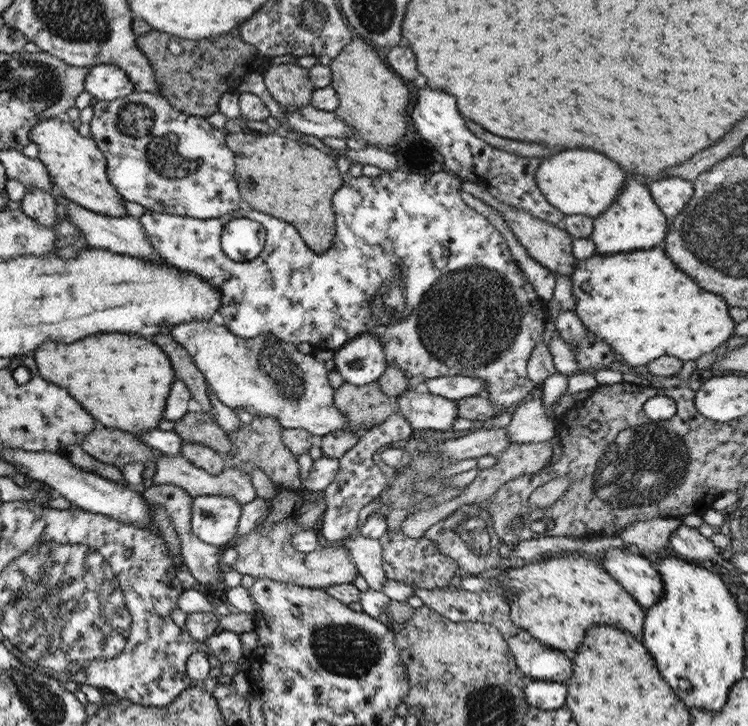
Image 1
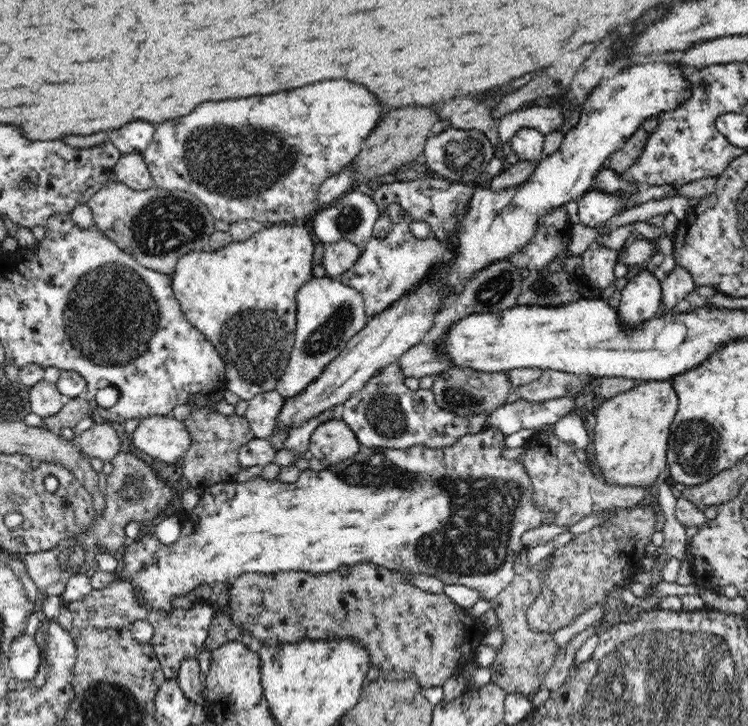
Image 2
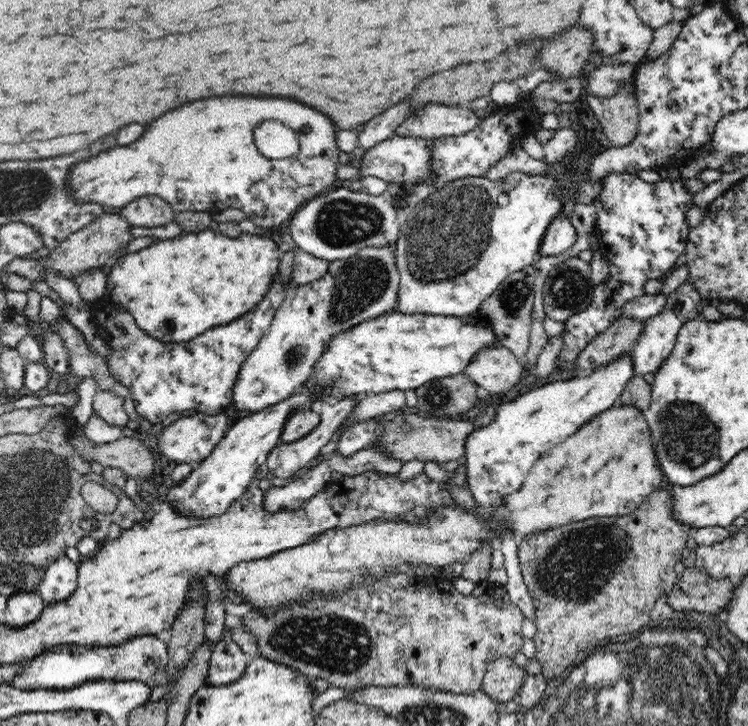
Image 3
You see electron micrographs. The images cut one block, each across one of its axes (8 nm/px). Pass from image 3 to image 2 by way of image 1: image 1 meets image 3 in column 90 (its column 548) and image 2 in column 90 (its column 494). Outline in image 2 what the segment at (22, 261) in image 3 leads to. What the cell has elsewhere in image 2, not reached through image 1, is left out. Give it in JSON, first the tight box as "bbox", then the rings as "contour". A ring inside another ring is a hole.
{"bbox":[87,180,215,275],"contour":[[[111,180],[93,195],[87,206],[98,230],[124,252],[134,255],[142,266],[162,274],[171,275],[180,256],[194,250],[207,250],[209,238],[215,231],[214,216],[196,196],[187,192],[155,187],[137,191]]]}

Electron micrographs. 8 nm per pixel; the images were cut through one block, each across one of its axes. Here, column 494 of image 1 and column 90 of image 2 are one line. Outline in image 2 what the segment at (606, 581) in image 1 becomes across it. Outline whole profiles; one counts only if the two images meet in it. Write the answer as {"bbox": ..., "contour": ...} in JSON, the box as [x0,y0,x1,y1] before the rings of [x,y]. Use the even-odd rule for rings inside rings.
{"bbox":[90,429,542,614],"contour":[[[488,429],[476,434],[464,434],[460,436],[452,446],[444,448],[428,448],[422,445],[411,446],[407,449],[373,449],[368,447],[360,448],[356,454],[342,462],[329,466],[321,471],[312,469],[304,470],[300,473],[300,478],[296,482],[282,482],[278,477],[274,479],[265,479],[256,475],[247,481],[220,482],[204,488],[198,504],[193,510],[183,514],[183,526],[180,528],[178,541],[166,545],[158,541],[155,532],[146,533],[138,540],[132,539],[126,543],[126,546],[118,554],[120,565],[114,570],[113,574],[98,571],[90,577],[93,590],[104,590],[108,588],[111,582],[123,580],[129,582],[135,589],[134,597],[136,603],[141,606],[154,610],[159,614],[170,614],[174,607],[172,600],[178,597],[184,597],[189,593],[195,593],[199,587],[215,587],[218,584],[230,585],[234,580],[240,578],[242,574],[260,573],[260,574],[278,574],[280,572],[308,572],[330,573],[337,571],[342,565],[350,567],[370,563],[377,566],[384,566],[389,570],[404,571],[408,573],[419,573],[427,576],[436,576],[444,585],[462,585],[468,588],[475,588],[480,591],[480,596],[484,600],[491,600],[498,596],[502,590],[505,590],[515,578],[514,562],[518,554],[524,547],[521,544],[520,536],[542,524],[540,509],[532,503],[532,483],[530,477],[526,475],[522,463],[516,459],[507,460],[502,457],[502,448],[504,448],[505,434],[498,429]]]}

